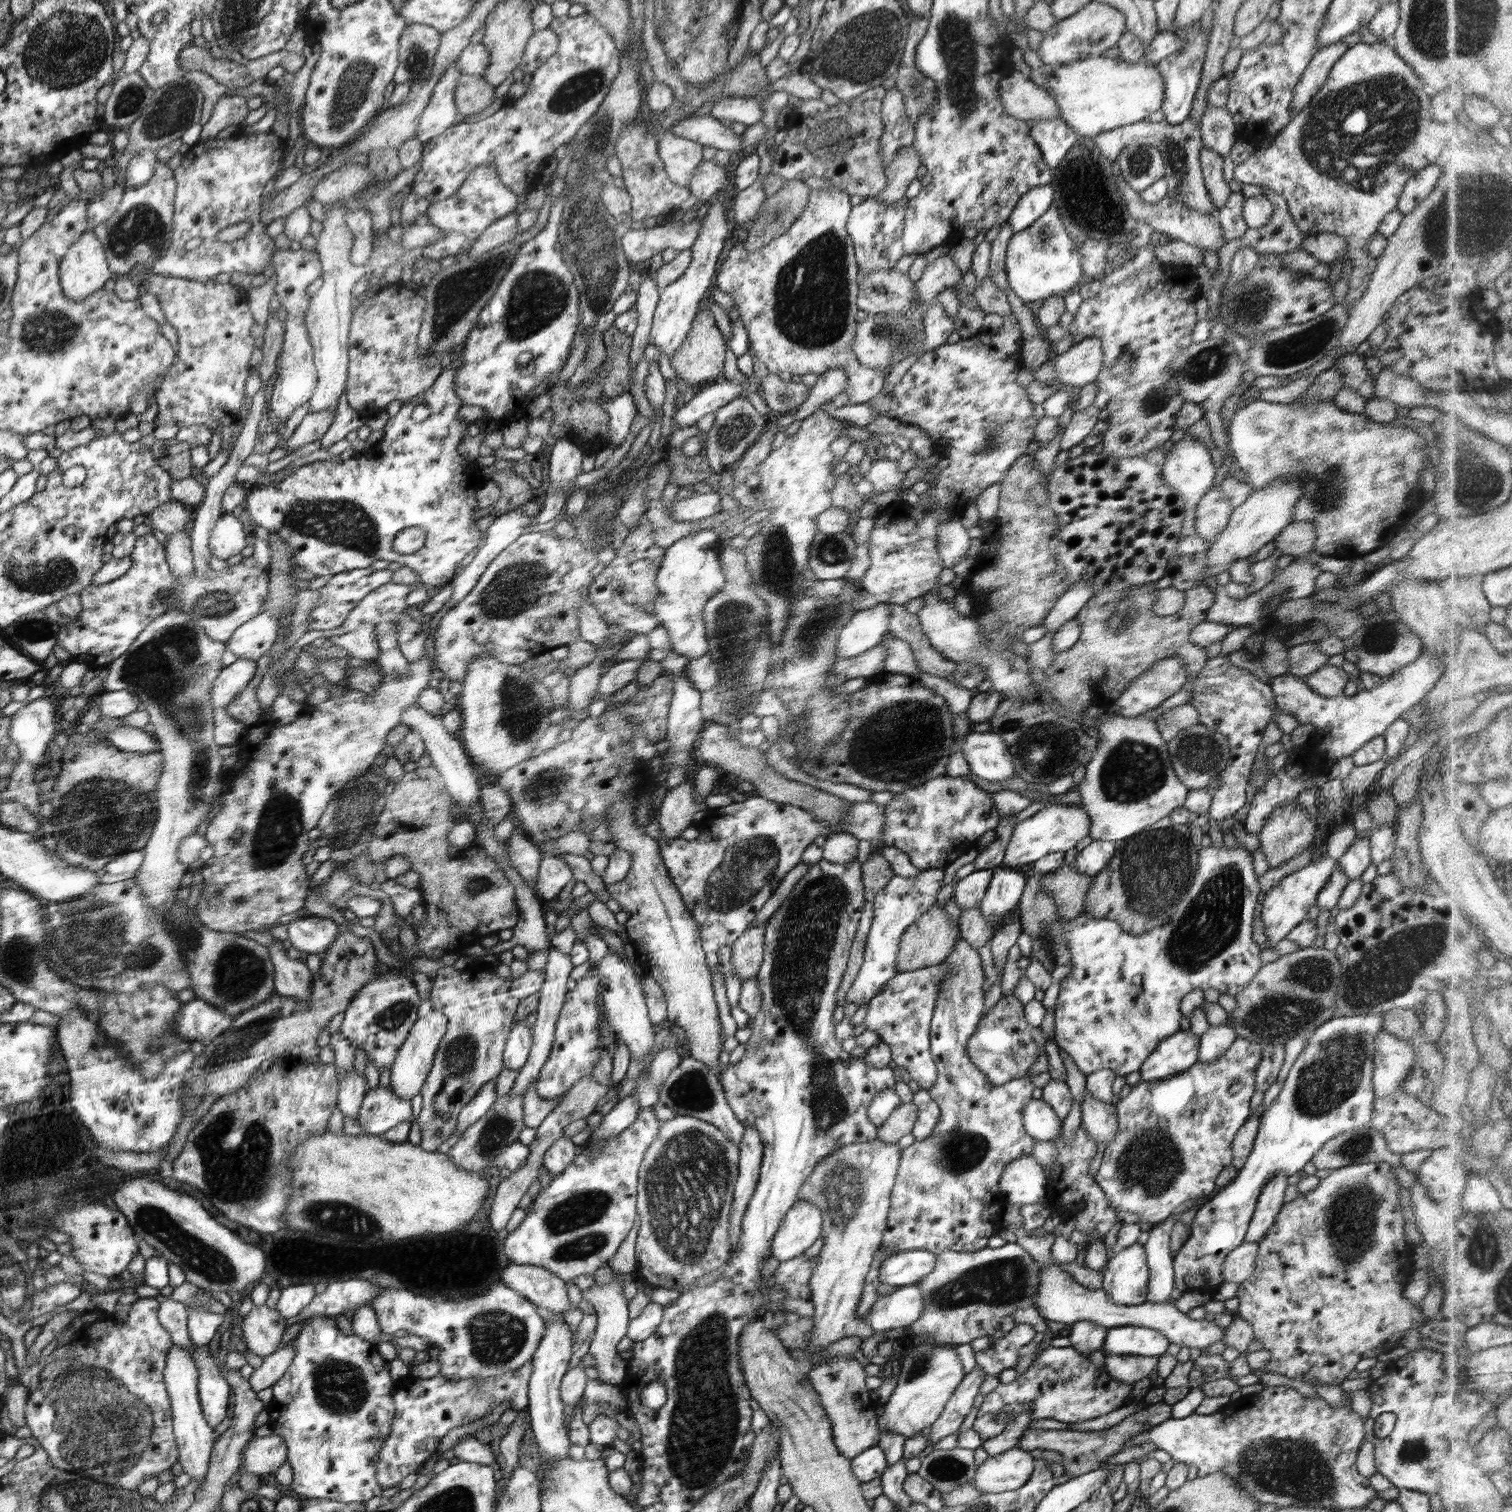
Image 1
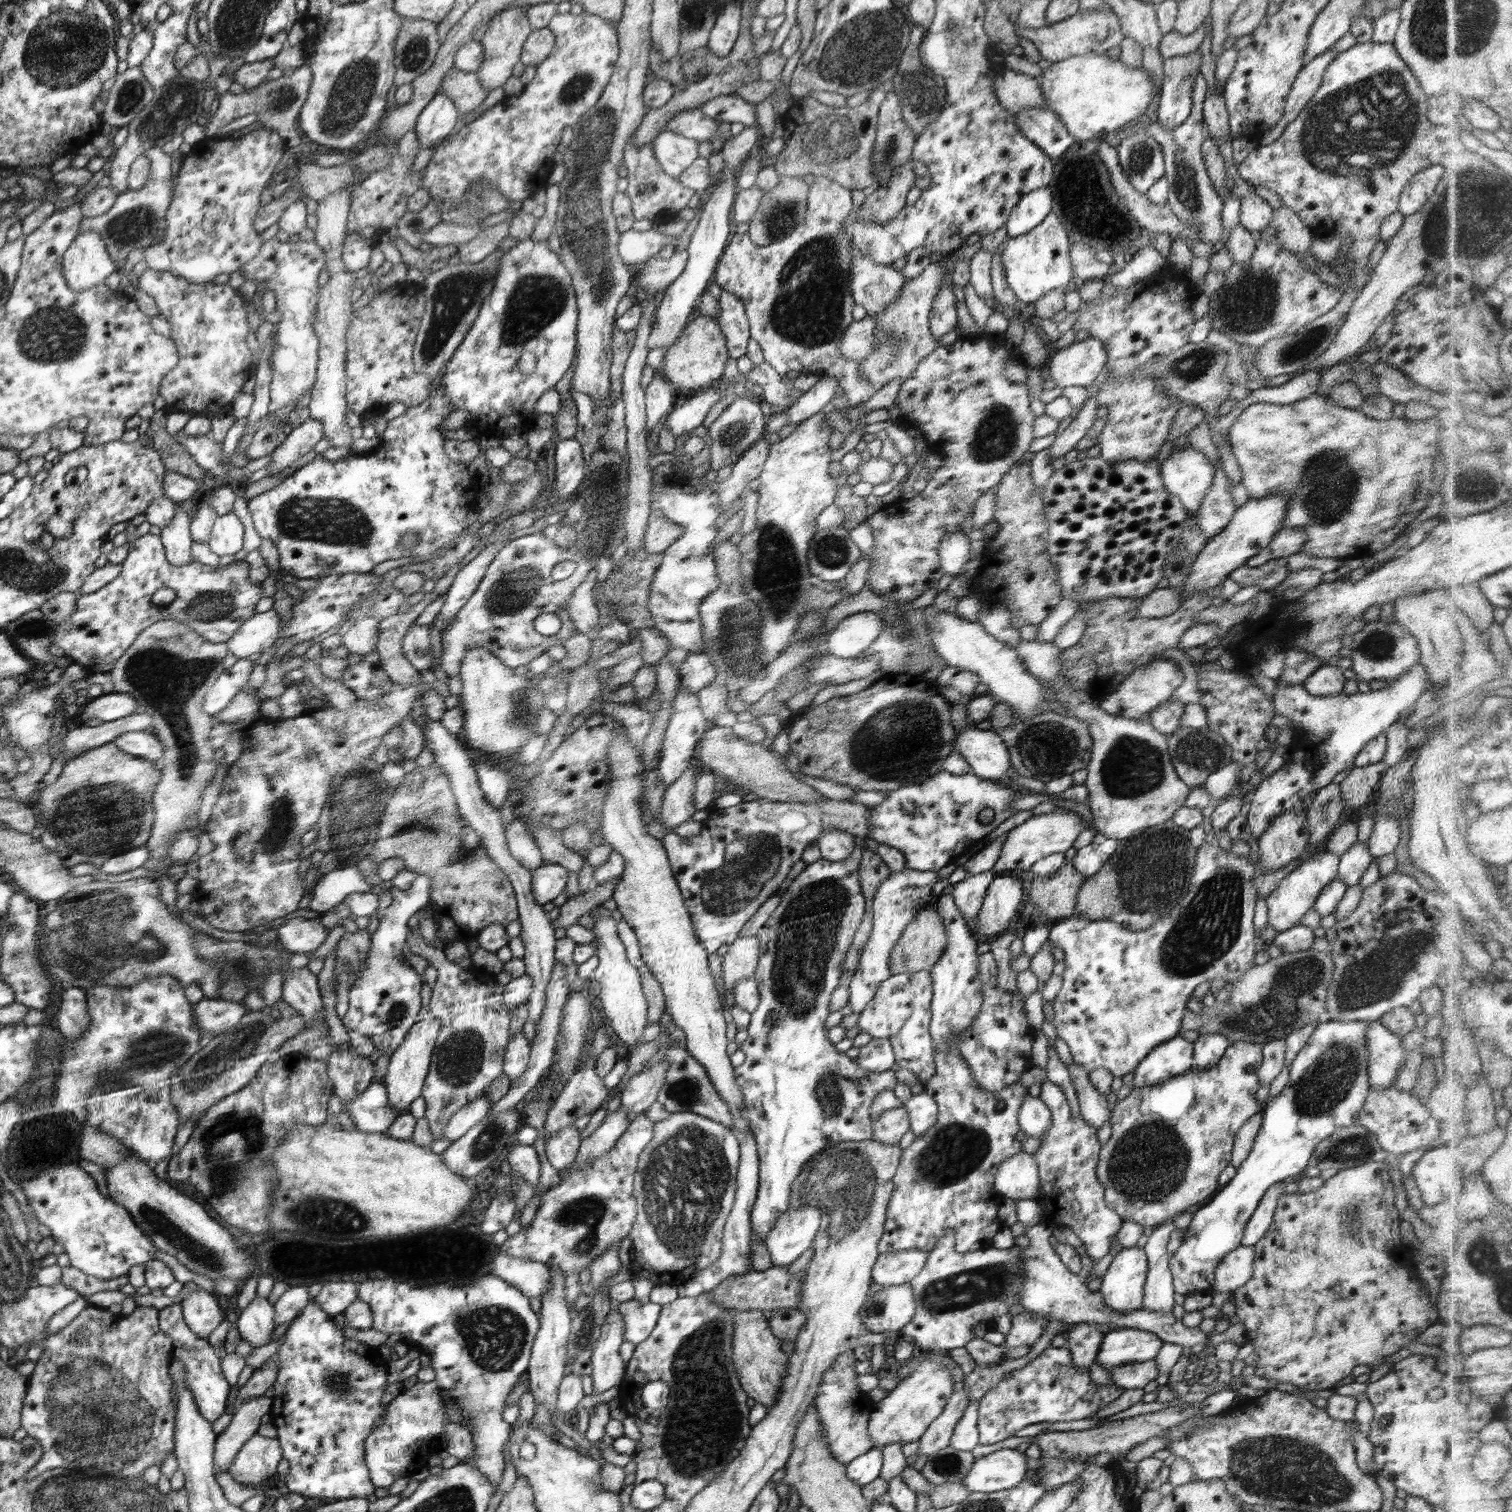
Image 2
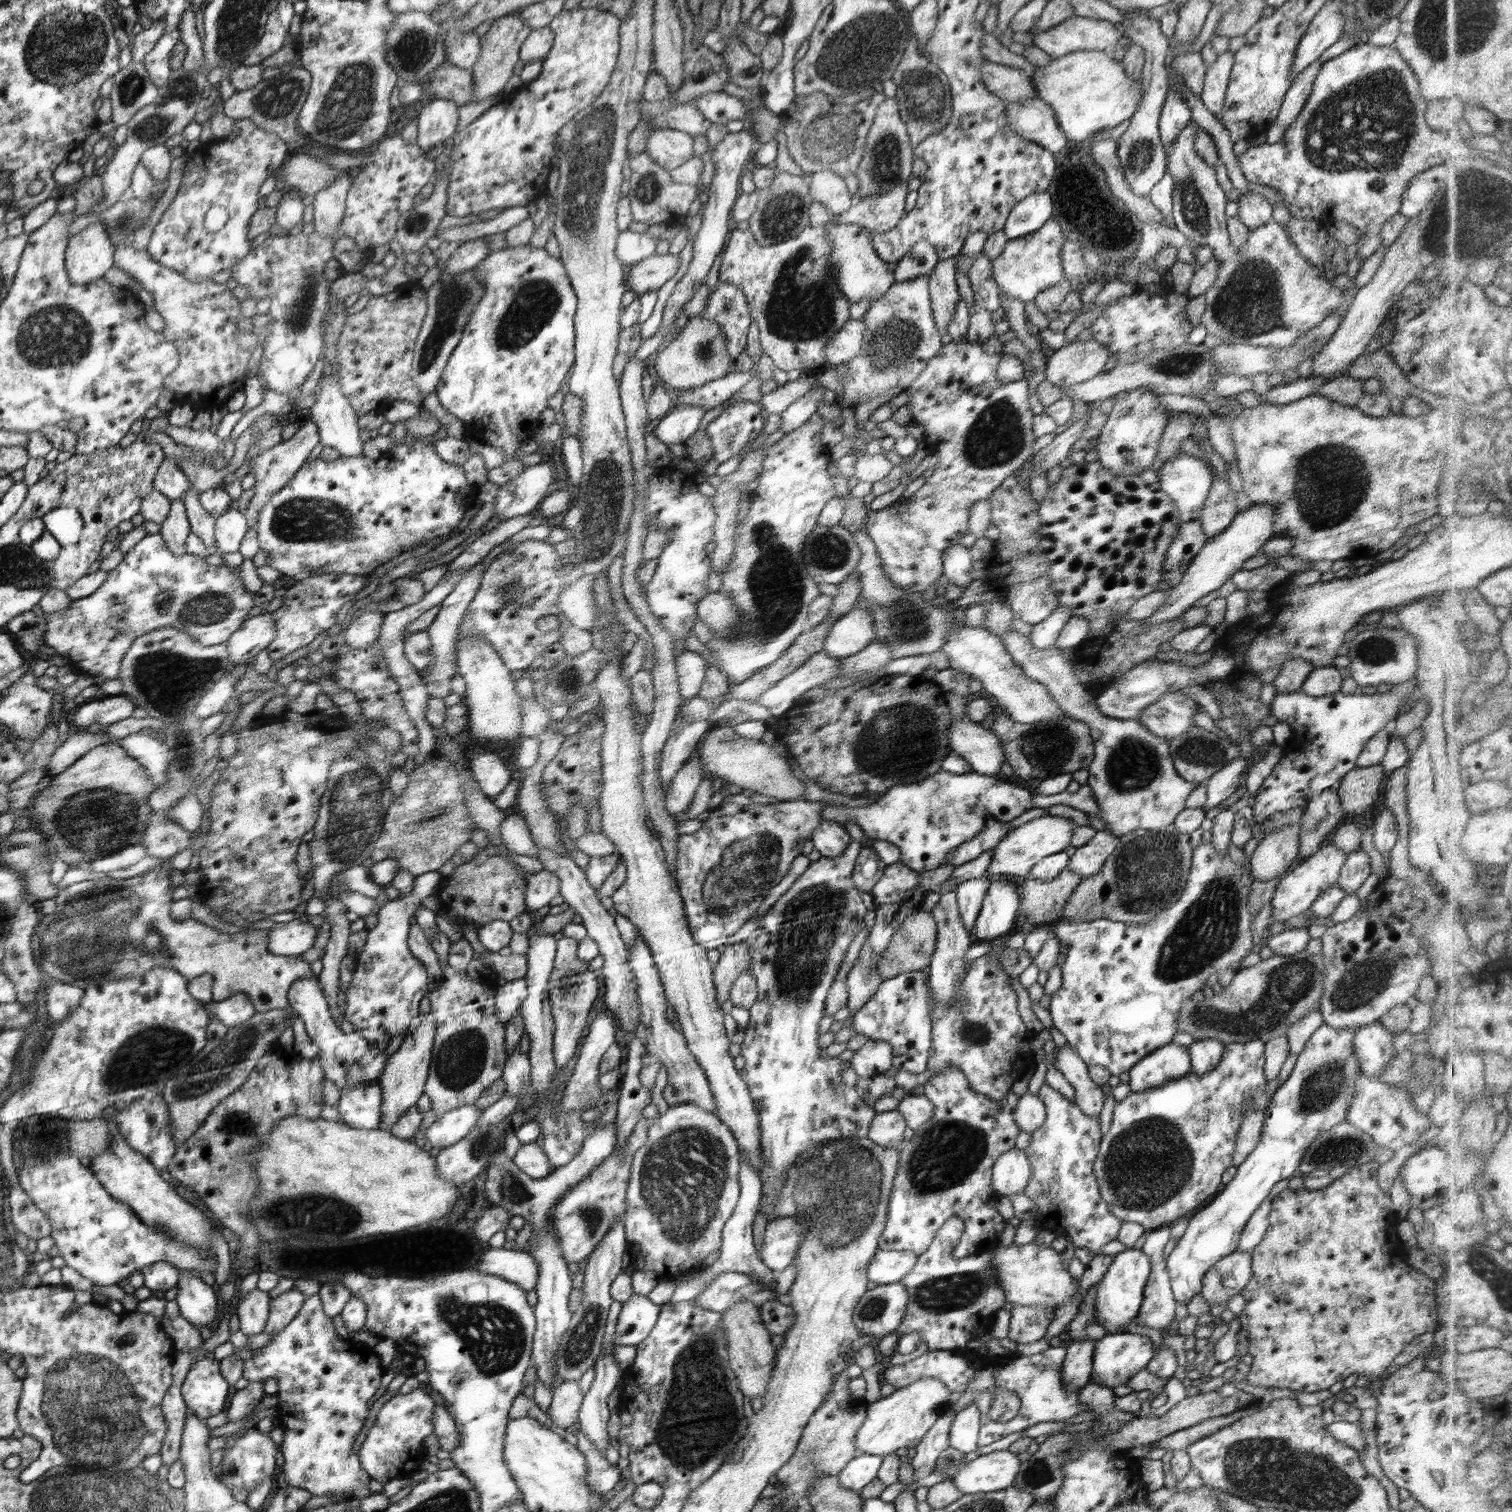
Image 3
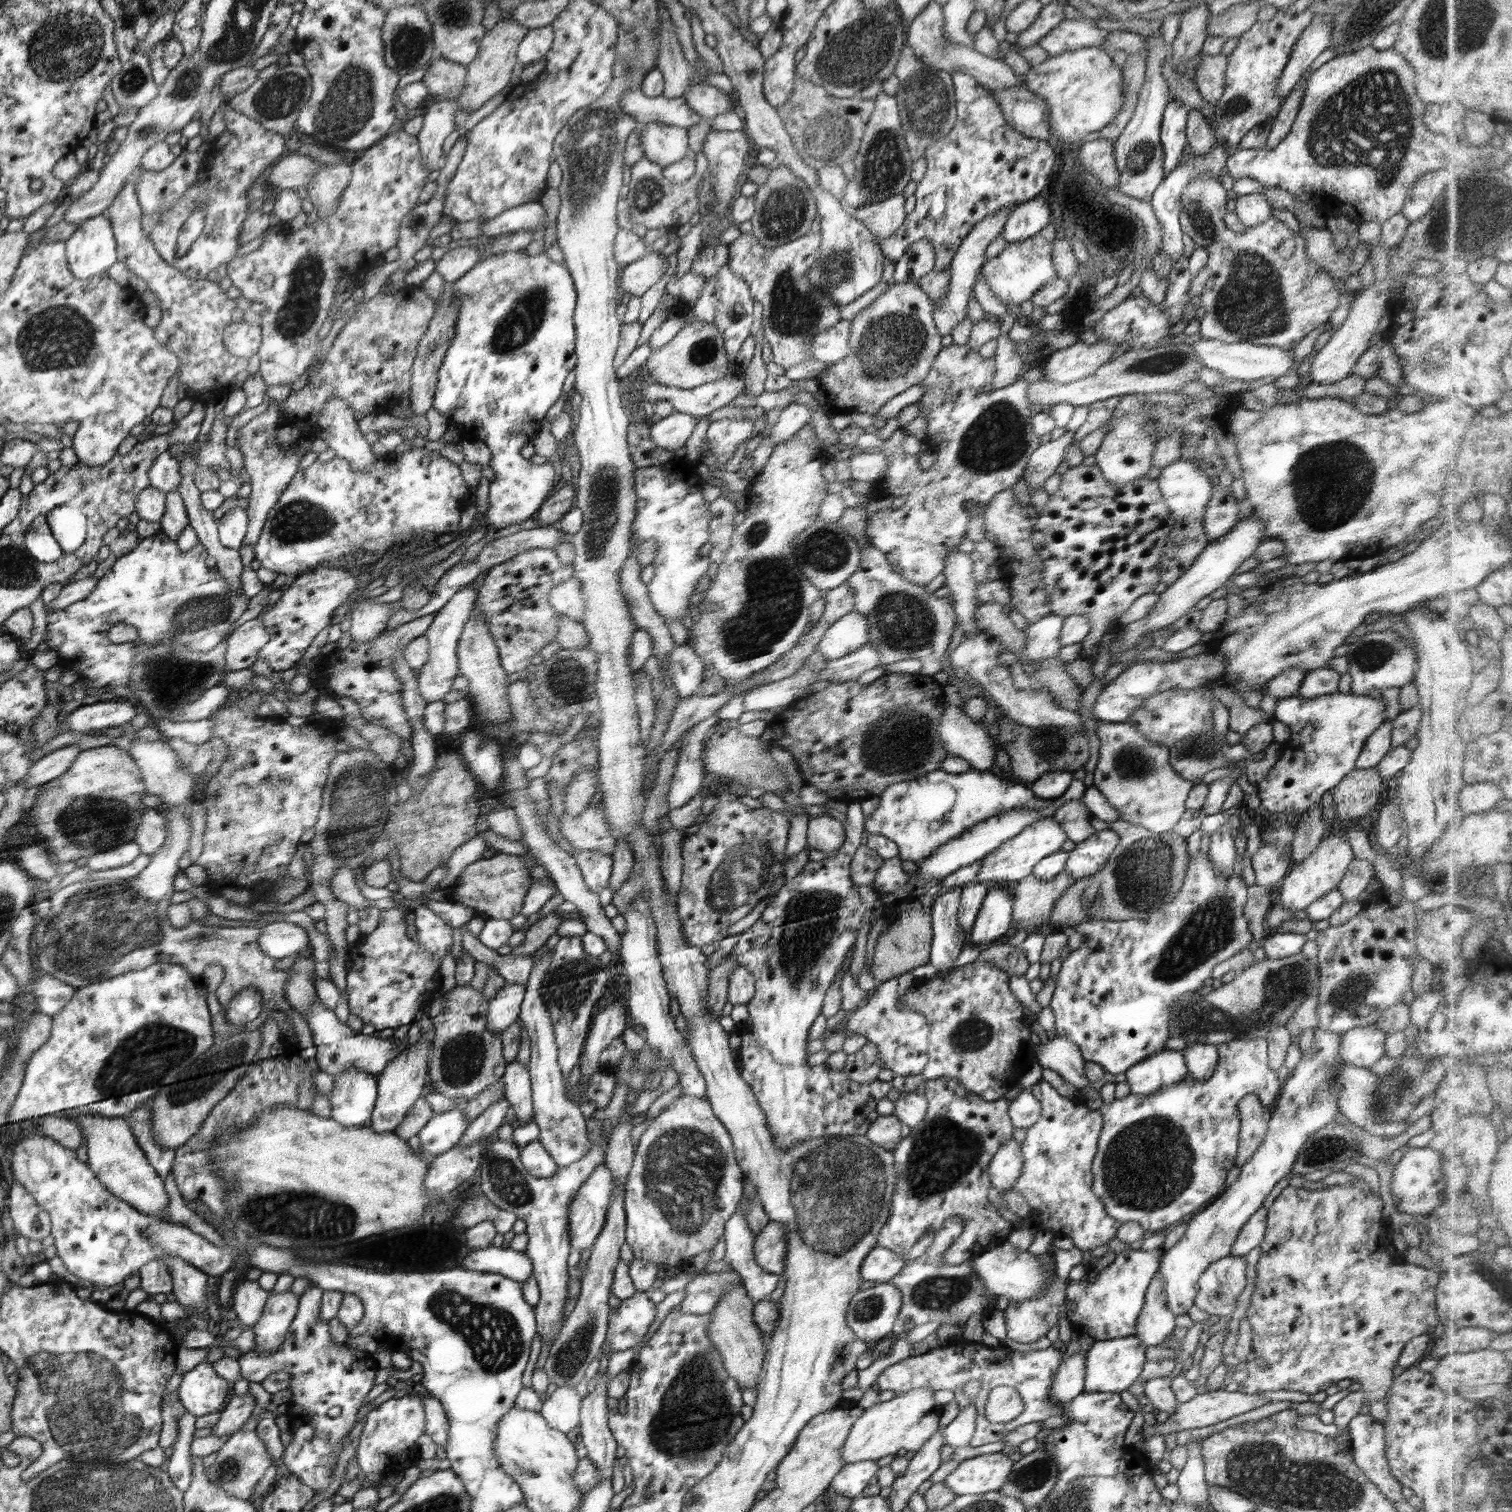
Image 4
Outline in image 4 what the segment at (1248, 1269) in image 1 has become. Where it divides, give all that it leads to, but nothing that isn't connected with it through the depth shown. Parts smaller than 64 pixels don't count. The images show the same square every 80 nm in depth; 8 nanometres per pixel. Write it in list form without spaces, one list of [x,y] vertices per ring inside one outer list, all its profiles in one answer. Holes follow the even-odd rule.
[[[1225,1256],[1210,1264],[1200,1275],[1194,1306],[1230,1320],[1238,1306],[1237,1298],[1246,1285],[1245,1257]]]

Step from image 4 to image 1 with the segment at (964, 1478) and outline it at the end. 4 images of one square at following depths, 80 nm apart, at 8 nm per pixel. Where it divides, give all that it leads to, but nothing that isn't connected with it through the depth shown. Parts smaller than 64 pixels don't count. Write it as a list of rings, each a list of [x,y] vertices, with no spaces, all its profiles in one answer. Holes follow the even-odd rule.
[[[1016,1446],[996,1456],[989,1456],[975,1469],[970,1484],[983,1494],[1018,1490],[1031,1479],[1033,1467],[1034,1458],[1030,1451]]]

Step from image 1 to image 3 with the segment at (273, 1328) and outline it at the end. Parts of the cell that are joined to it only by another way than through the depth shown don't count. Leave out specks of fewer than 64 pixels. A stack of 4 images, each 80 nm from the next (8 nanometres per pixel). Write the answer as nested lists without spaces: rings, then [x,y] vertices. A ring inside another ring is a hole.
[[[257,1287],[244,1298],[238,1298],[238,1305],[234,1312],[238,1314],[239,1329],[247,1337],[264,1332],[270,1312],[270,1300],[269,1293],[262,1292]]]

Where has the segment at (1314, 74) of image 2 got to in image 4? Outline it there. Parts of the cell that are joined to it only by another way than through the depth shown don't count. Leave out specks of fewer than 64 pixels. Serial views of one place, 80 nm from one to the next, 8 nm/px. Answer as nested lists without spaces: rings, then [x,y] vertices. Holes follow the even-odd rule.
[[[1312,71],[1306,72],[1302,79],[1299,80],[1295,89],[1292,90],[1292,93],[1288,94],[1288,97],[1284,100],[1278,116],[1276,116],[1270,126],[1270,133],[1268,133],[1268,141],[1266,142],[1266,147],[1269,149],[1280,144],[1290,133],[1298,114],[1298,109],[1300,109],[1300,102],[1302,97],[1304,97],[1304,87],[1306,87],[1310,75],[1312,75]]]

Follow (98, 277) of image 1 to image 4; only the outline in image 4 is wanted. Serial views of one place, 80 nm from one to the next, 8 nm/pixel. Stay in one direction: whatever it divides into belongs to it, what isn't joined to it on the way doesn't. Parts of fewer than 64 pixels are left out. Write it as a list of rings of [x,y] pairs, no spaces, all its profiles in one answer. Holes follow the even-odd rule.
[[[105,215],[80,223],[78,230],[65,240],[68,265],[76,278],[90,281],[118,262],[118,241],[114,225]]]

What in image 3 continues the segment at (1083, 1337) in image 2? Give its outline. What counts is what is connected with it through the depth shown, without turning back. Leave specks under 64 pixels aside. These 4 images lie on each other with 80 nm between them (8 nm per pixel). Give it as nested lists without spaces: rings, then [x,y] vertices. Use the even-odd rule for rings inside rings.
[[[1072,1340],[1069,1345],[1065,1345],[1067,1353],[1063,1362],[1063,1381],[1067,1387],[1073,1391],[1080,1389],[1091,1382],[1093,1369],[1093,1354],[1095,1341],[1093,1340]]]

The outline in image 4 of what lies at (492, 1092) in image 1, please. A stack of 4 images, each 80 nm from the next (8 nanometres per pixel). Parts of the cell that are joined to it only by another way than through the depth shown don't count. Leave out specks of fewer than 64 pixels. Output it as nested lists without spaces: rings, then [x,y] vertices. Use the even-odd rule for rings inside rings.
[[[455,1108],[451,1111],[436,1113],[436,1116],[421,1128],[420,1154],[428,1152],[434,1156],[440,1156],[460,1142],[460,1138],[465,1135],[469,1120],[463,1109]]]

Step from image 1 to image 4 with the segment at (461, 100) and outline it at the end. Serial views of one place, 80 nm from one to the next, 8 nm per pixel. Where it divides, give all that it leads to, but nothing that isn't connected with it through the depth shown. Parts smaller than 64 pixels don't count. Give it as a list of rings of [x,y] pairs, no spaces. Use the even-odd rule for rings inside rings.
[[[443,57],[432,58],[428,63],[430,66],[421,82],[428,88],[429,94],[450,101],[458,99],[466,83],[466,67]]]

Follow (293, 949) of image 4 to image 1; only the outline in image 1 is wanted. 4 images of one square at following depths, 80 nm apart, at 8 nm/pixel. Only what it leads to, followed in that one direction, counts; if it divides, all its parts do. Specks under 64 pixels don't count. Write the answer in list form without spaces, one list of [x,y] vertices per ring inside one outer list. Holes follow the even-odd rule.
[[[301,916],[288,925],[288,939],[292,946],[306,954],[321,955],[337,938],[339,924],[324,917]]]

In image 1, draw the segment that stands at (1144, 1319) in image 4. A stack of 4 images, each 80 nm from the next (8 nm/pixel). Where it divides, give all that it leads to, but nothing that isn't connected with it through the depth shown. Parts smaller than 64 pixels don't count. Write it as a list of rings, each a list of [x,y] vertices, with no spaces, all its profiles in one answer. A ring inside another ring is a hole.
[[[1174,1216],[1149,1228],[1149,1239],[1143,1247],[1149,1268],[1149,1281],[1146,1290],[1146,1302],[1154,1304],[1170,1303],[1170,1296],[1177,1286],[1174,1272],[1174,1253],[1170,1249],[1170,1231],[1176,1222]]]

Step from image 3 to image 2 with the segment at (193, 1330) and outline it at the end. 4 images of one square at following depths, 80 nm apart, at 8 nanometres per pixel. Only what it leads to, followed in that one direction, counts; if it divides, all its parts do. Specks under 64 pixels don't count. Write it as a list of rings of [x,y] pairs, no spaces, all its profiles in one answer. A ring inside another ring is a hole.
[[[172,1304],[172,1306],[160,1310],[159,1315],[163,1331],[172,1337],[176,1356],[183,1362],[187,1370],[187,1387],[191,1389],[199,1411],[208,1420],[216,1422],[222,1414],[226,1413],[226,1400],[230,1394],[230,1384],[223,1375],[222,1359],[214,1347],[208,1343],[208,1339],[200,1338],[191,1331],[187,1321],[184,1320],[180,1304]]]

